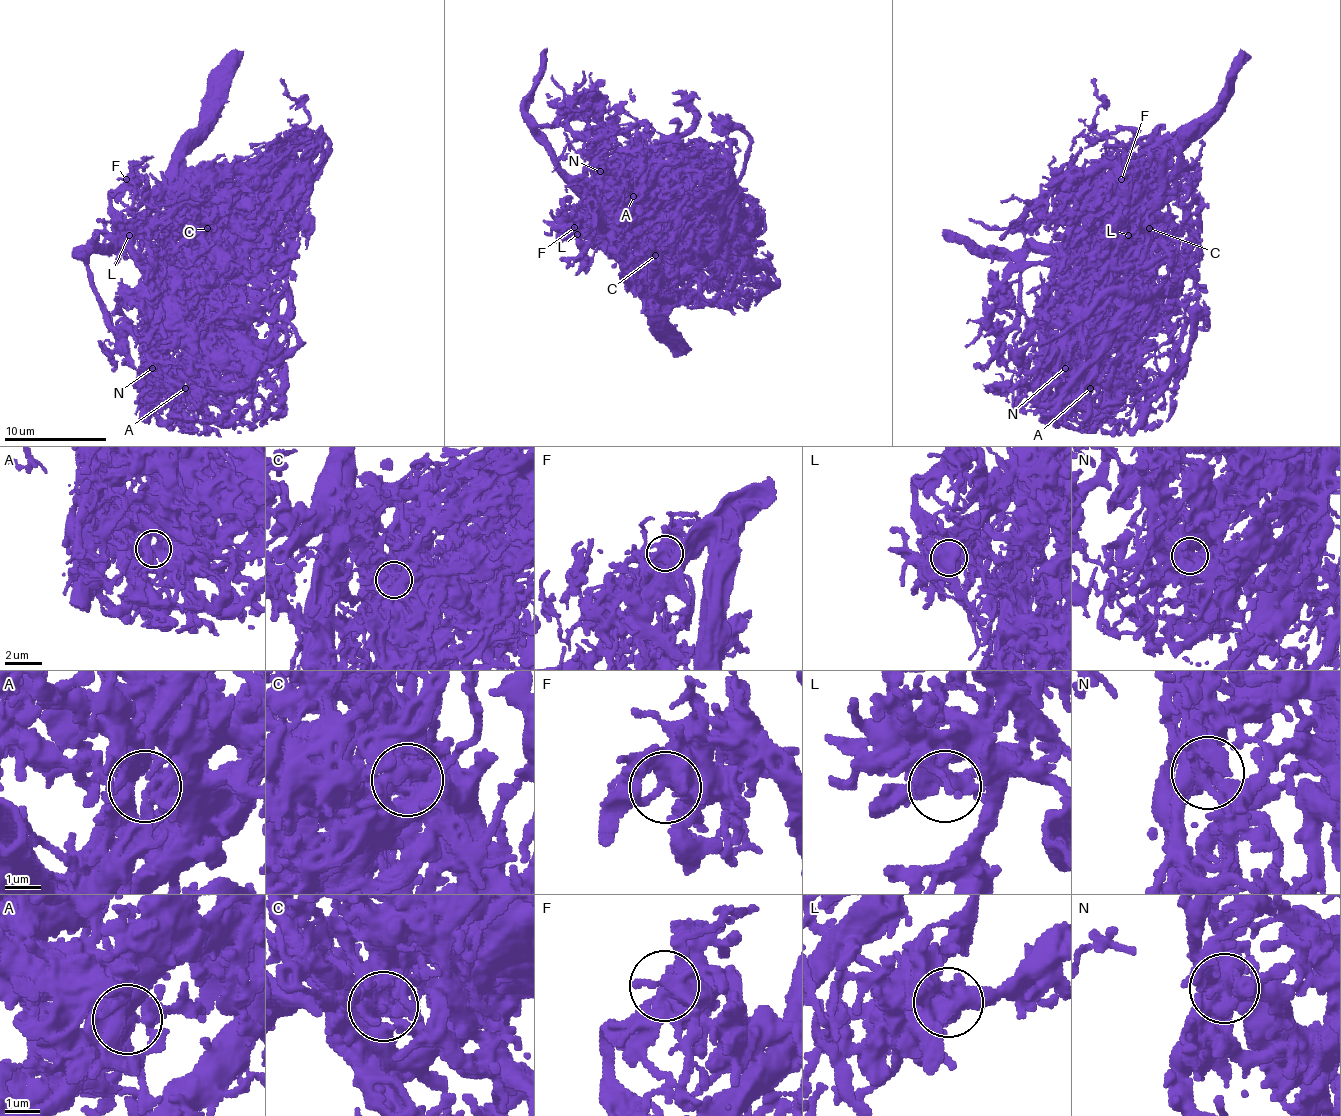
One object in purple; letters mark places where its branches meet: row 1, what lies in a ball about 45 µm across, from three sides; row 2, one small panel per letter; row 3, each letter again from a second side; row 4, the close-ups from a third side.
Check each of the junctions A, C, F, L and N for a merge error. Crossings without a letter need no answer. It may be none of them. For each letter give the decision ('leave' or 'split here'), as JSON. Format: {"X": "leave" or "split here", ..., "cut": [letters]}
{"A": "leave", "C": "leave", "F": "leave", "L": "leave", "N": "leave", "cut": []}

